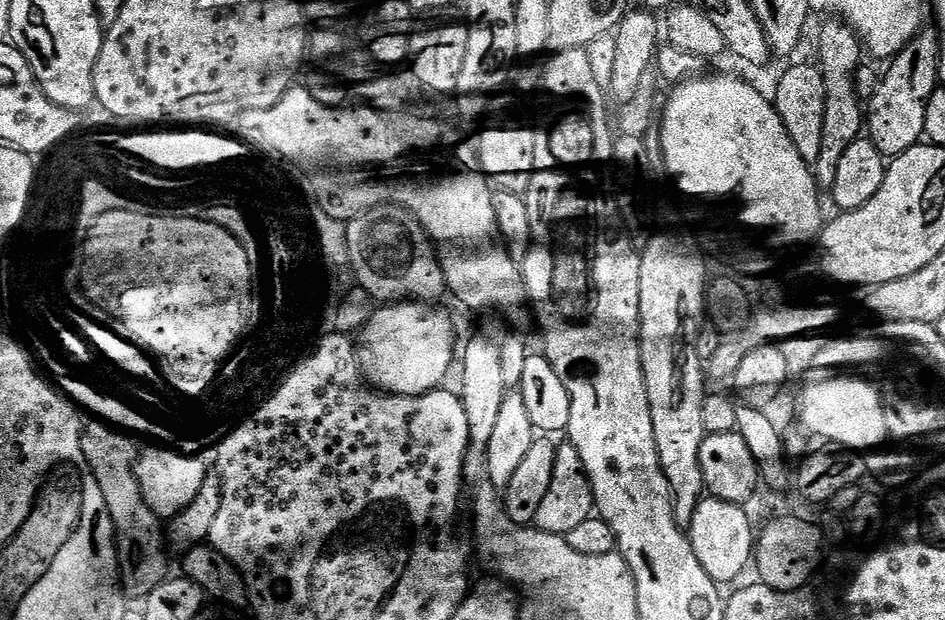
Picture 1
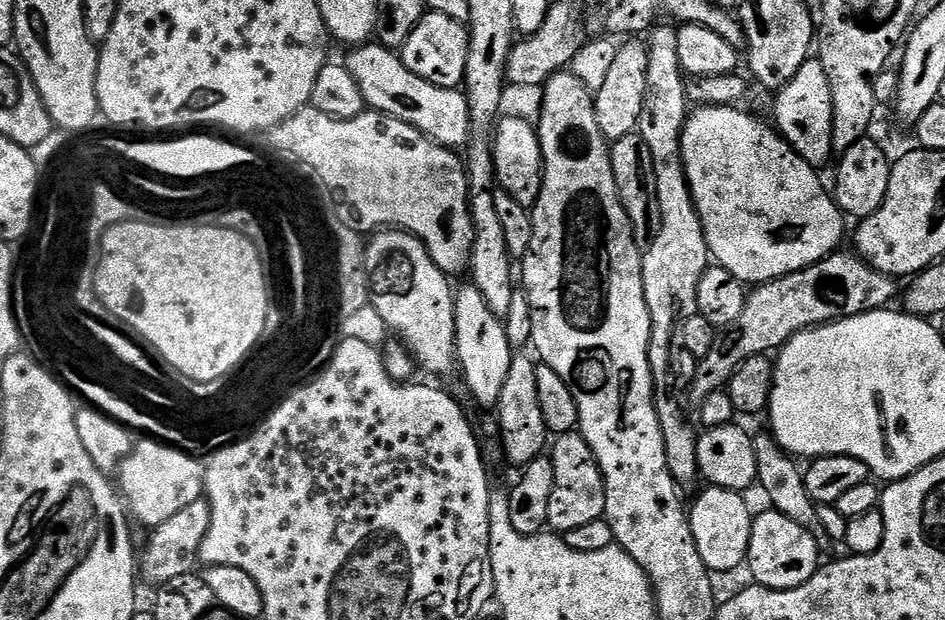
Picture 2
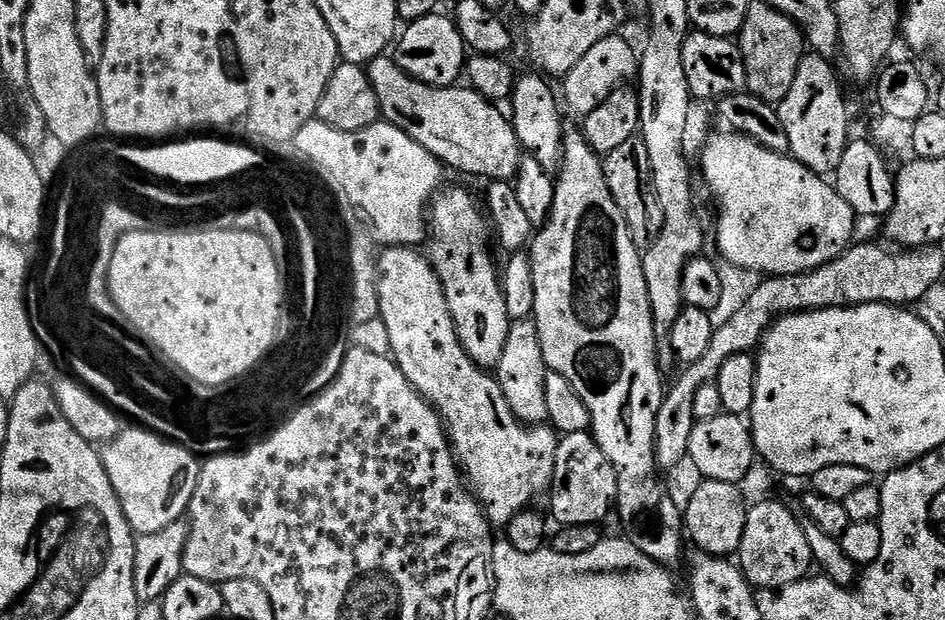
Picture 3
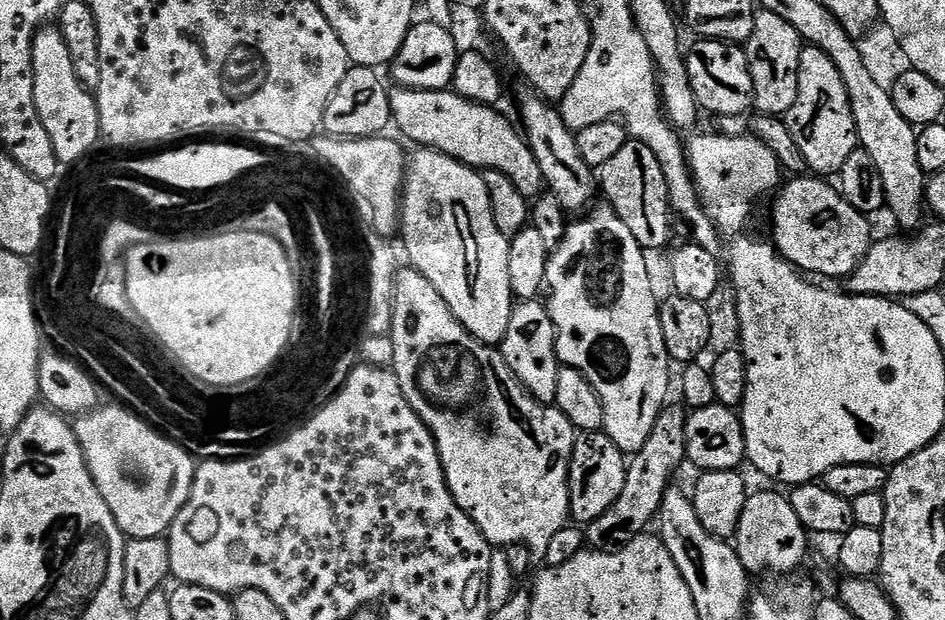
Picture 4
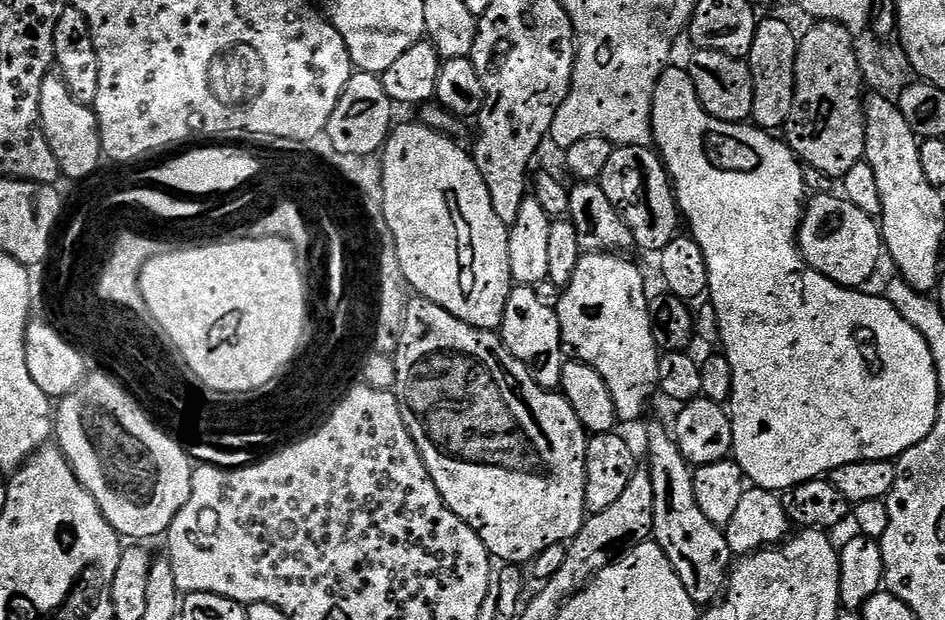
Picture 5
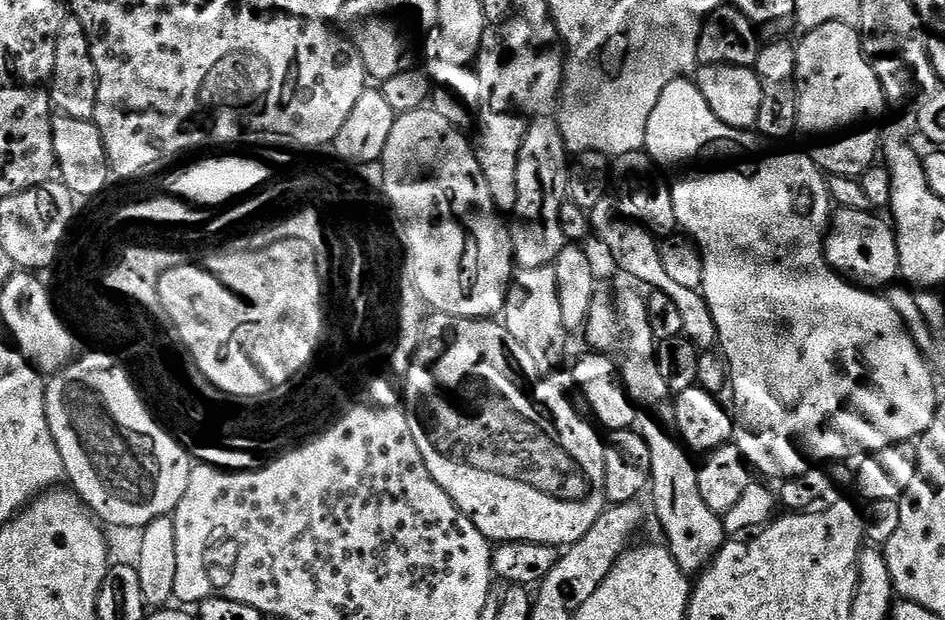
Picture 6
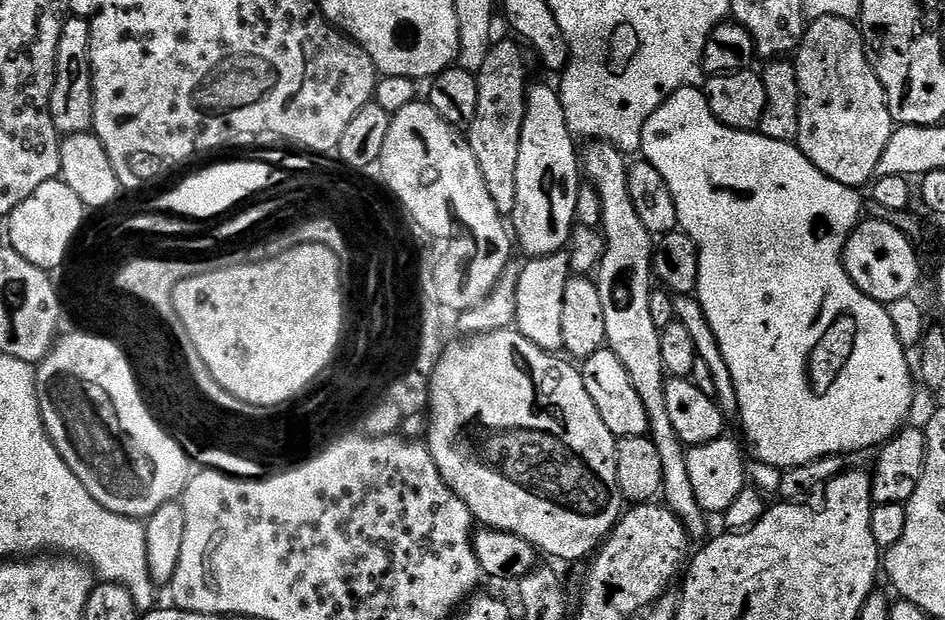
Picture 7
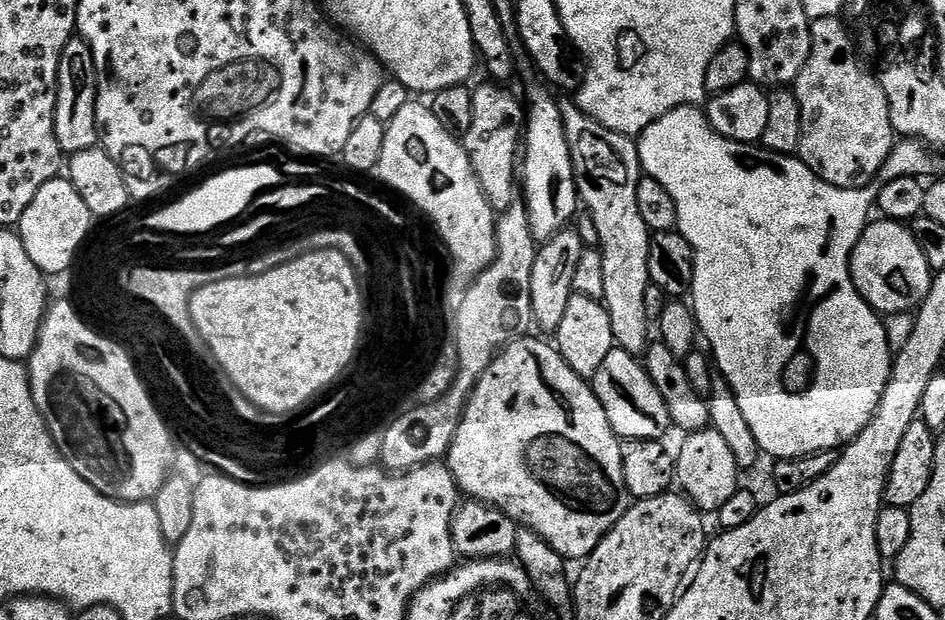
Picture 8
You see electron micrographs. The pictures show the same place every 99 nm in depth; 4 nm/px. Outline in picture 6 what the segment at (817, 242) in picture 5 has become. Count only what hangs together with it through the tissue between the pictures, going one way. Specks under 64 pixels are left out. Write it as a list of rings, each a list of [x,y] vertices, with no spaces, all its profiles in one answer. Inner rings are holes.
[[[844,208],[833,215],[828,235],[824,237],[824,257],[828,260],[829,268],[849,281],[868,290],[880,290],[880,287],[883,289],[891,285],[899,277],[898,242],[895,227],[885,217],[885,221],[880,217],[883,215],[867,211]]]

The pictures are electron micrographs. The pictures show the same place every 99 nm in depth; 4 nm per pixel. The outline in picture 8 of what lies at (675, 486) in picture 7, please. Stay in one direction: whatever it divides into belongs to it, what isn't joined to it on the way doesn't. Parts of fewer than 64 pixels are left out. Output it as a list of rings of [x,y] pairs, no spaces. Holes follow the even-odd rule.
[[[569,102],[563,105],[562,108],[564,114],[564,133],[566,134],[566,142],[570,146],[570,158],[573,162],[574,178],[576,179],[576,186],[579,192],[579,203],[583,205],[586,212],[592,216],[594,224],[598,228],[598,234],[600,235],[600,243],[598,245],[600,253],[602,254],[602,283],[605,284],[606,290],[604,291],[603,305],[607,308],[610,314],[610,326],[614,326],[614,338],[616,344],[621,348],[625,348],[628,352],[633,354],[640,354],[647,349],[650,343],[650,337],[648,337],[648,327],[650,327],[650,321],[646,314],[646,290],[649,286],[648,279],[648,254],[650,252],[650,242],[652,236],[650,235],[650,229],[646,226],[646,222],[642,222],[642,214],[638,211],[638,182],[642,178],[642,169],[640,167],[640,150],[637,141],[630,136],[623,136],[618,134],[614,130],[610,130],[606,126],[602,126],[597,120],[591,120],[588,115],[583,112],[575,103]]]

